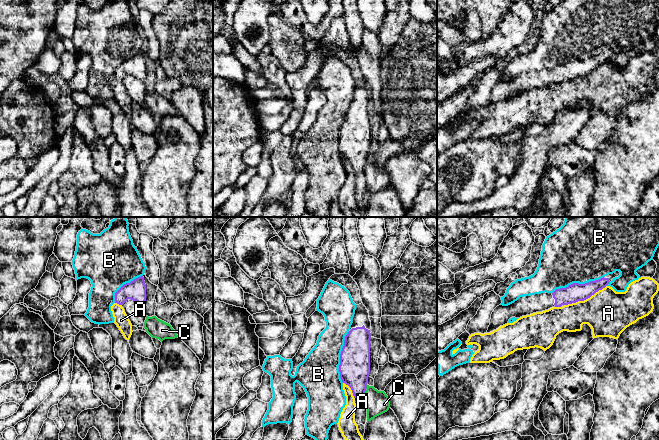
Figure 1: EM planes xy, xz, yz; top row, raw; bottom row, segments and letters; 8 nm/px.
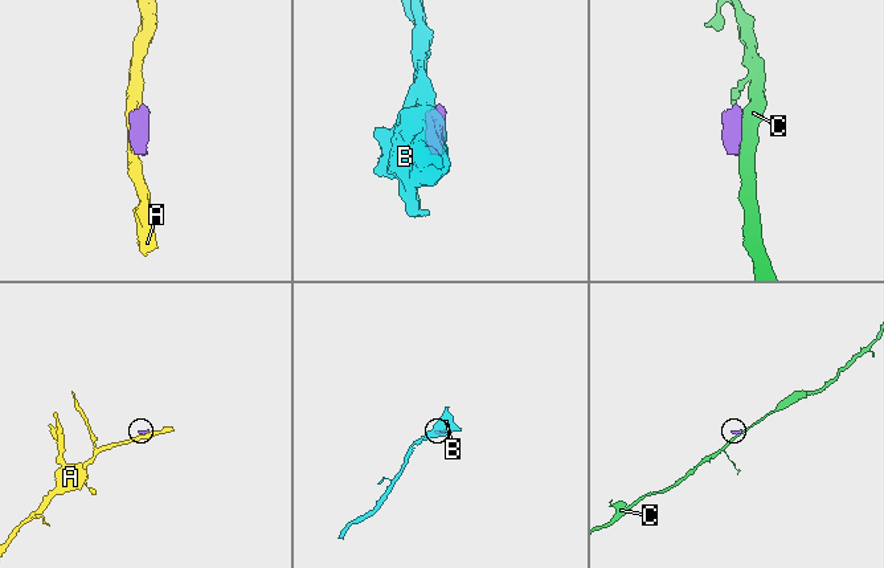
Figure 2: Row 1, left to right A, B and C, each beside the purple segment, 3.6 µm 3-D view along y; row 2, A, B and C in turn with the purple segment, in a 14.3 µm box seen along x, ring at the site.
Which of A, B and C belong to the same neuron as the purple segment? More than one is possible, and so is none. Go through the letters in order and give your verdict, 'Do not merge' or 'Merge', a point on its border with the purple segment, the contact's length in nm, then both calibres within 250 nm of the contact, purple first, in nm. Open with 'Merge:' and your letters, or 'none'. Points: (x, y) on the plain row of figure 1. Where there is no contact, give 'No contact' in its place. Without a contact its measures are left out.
Merge: none
A: Do not merge. Touches purple at yz (585, 75). Shared border 380 nm. Thickness 150 nm (purple) against 360 nm
B: Do not merge. Touches purple at xz (340, 133). Shared border 420 nm. Thickness 240 nm (purple) against 320 nm
C: Do not merge. Touches purple at xz (364, 167). Shared border 100 nm. Thickness 240 nm (purple) against 190 nm

